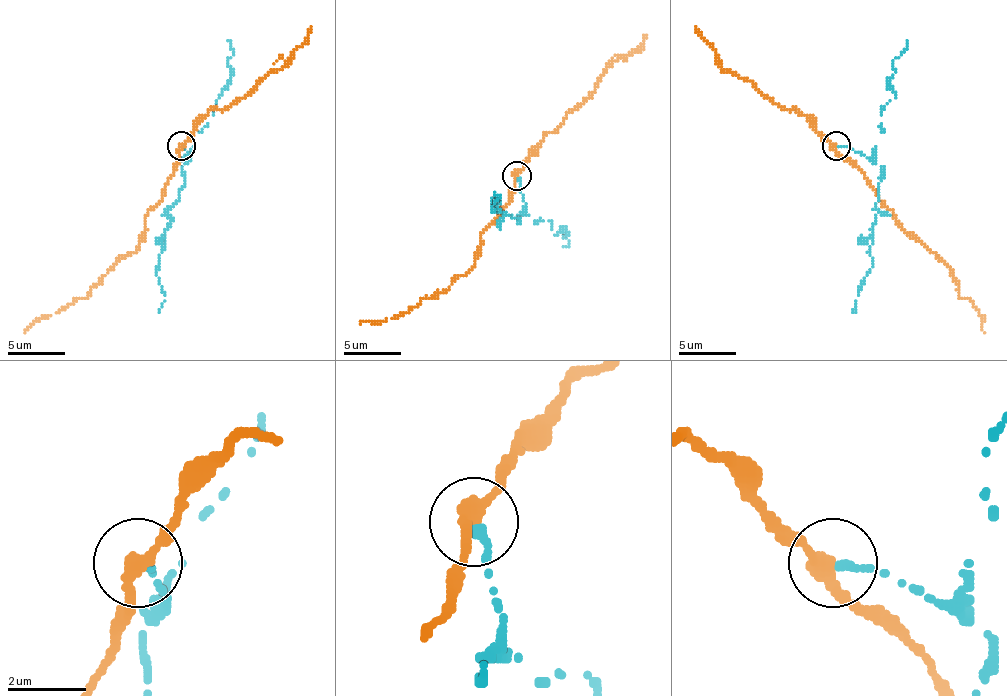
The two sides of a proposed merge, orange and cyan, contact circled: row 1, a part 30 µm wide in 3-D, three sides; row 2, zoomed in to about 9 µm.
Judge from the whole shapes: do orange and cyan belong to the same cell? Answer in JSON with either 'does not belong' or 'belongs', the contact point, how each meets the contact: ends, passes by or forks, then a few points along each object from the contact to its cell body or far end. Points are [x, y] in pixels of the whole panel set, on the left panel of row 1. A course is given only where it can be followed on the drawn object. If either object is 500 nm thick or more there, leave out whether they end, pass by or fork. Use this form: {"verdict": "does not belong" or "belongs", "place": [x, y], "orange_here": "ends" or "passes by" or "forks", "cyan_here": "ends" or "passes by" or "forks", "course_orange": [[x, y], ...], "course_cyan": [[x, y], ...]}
{"verdict": "does not belong", "place": [181, 146], "orange_here": "passes by", "cyan_here": "ends", "course_orange": [[182, 146], [176, 169], [145, 221], [139, 246], [110, 269], [87, 295], [39, 318], [24, 332]], "course_cyan": [[182, 146], [190, 155], [182, 166], [185, 186], [168, 212], [170, 224], [156, 275], [165, 292], [159, 312]]}

